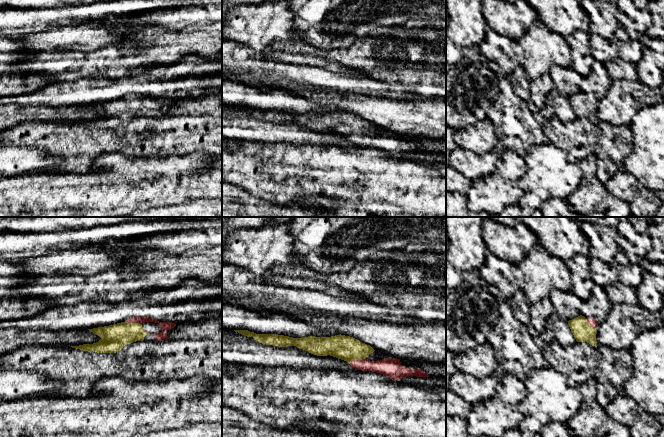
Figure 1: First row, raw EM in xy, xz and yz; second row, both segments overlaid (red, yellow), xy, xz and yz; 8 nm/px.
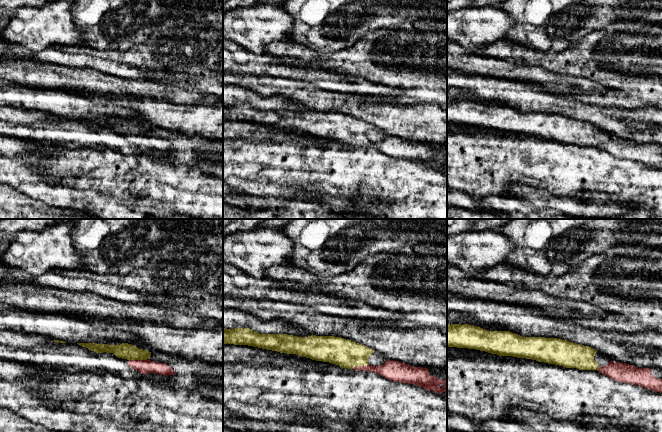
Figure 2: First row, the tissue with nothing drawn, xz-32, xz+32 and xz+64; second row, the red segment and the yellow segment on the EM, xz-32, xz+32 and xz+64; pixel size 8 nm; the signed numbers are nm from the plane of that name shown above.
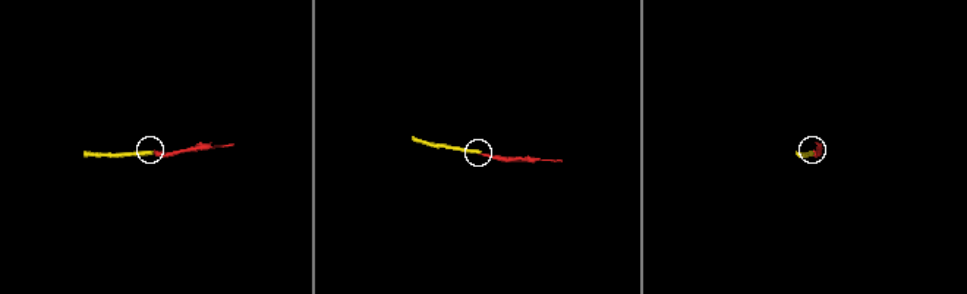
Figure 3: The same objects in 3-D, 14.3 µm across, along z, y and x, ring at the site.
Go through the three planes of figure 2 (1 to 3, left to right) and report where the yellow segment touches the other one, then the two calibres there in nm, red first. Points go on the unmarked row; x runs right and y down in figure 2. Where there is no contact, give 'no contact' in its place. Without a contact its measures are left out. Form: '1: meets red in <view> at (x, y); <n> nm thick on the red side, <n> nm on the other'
1: meets red in xz-32 at (138, 136); 110 nm thick on the red side, 130 nm on the other
2: meets red in xz+32 at (360, 142); 150 nm thick on the red side, 220 nm on the other
3: meets red in xz+64 at (598, 145); 160 nm thick on the red side, 200 nm on the other

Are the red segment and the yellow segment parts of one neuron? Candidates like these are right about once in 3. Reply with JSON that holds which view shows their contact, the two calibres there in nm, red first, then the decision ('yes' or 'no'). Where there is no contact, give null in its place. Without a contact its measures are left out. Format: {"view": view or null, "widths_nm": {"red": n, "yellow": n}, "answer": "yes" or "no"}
{"view": "xz", "widths_nm": {"red": 140, "yellow": 200}, "answer": "yes"}

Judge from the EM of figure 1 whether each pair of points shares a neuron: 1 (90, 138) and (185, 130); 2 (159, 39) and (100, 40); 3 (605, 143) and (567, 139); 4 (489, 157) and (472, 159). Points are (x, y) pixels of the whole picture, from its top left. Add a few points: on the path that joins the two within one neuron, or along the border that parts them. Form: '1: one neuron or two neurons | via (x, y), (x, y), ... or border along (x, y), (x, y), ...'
1: one neuron | via (114, 143), (161, 143)
2: two neurons | border along (130, 33), (120, 42), (108, 44), (101, 48)
3: one neuron | via (596, 142), (576, 141)
4: one neuron | via (485, 159), (476, 159)

